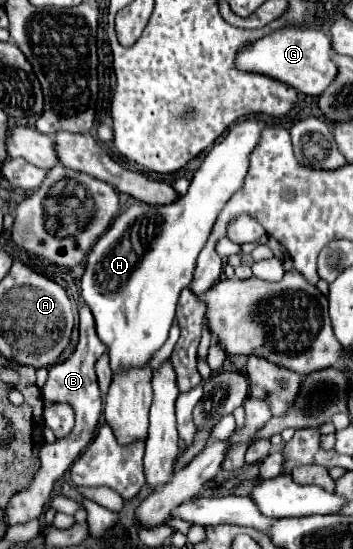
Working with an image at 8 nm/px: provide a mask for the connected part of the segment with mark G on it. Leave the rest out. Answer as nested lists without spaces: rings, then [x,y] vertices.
[[[286,25],[254,43],[246,43],[238,51],[236,67],[244,73],[258,73],[270,79],[278,79],[304,95],[322,95],[336,77],[336,65],[332,63],[330,55],[330,37],[322,29],[308,25]]]

